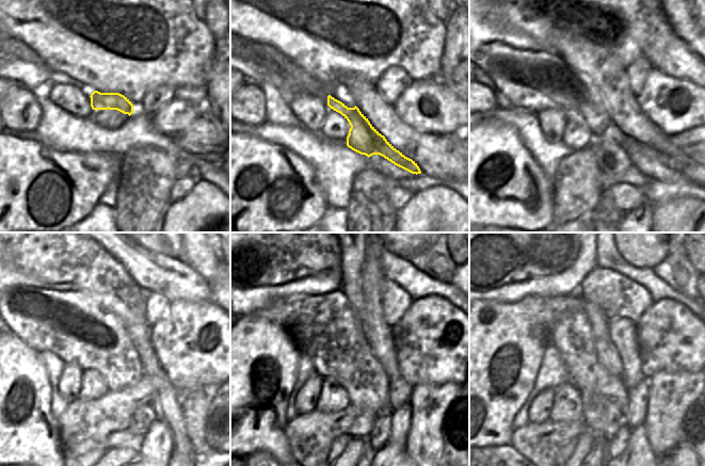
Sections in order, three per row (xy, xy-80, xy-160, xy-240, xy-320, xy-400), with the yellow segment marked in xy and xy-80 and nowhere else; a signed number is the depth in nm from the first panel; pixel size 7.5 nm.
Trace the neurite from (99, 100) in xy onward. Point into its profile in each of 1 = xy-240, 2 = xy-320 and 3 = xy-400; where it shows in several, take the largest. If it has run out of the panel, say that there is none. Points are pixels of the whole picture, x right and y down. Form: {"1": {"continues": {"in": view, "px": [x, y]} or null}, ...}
{"1": {"continues": {"in": "xy-240", "px": [143, 416]}}, "2": {"continues": {"in": "xy-320", "px": [379, 436]}}, "3": {"continues": {"in": "xy-400", "px": [618, 444]}}}

